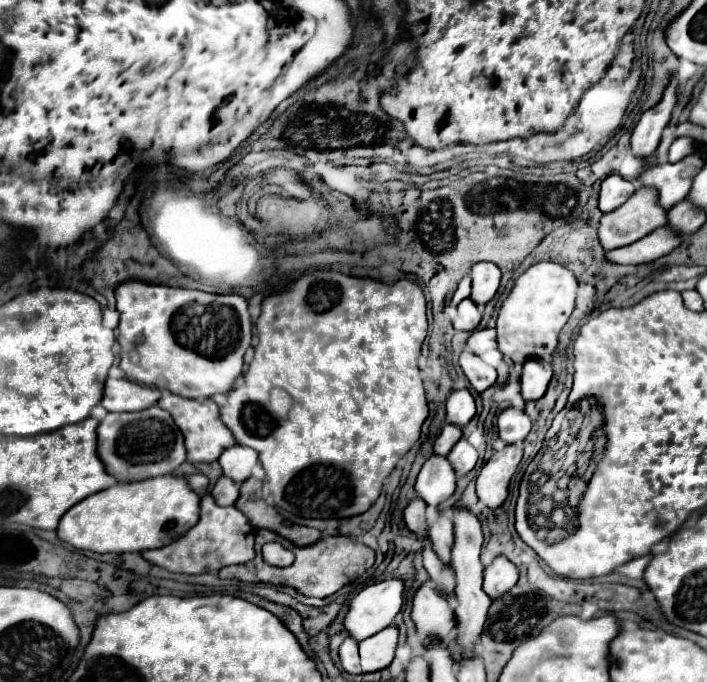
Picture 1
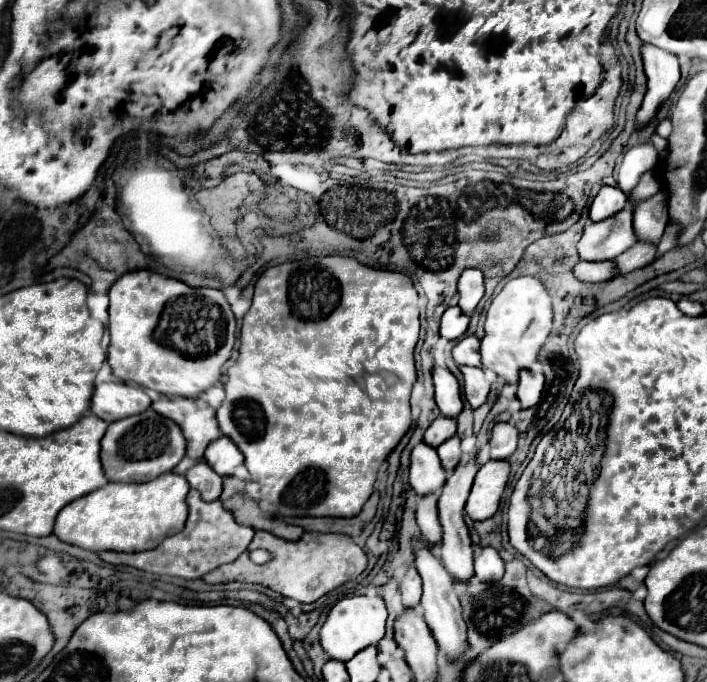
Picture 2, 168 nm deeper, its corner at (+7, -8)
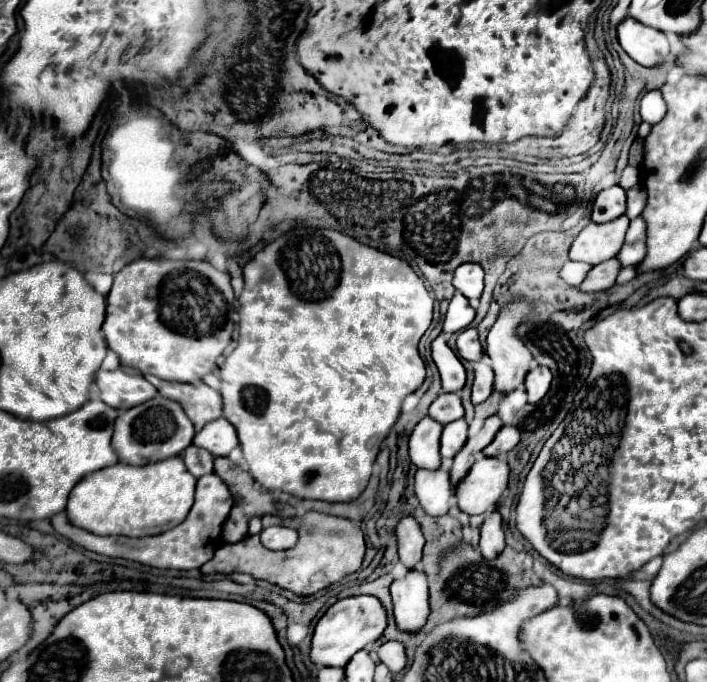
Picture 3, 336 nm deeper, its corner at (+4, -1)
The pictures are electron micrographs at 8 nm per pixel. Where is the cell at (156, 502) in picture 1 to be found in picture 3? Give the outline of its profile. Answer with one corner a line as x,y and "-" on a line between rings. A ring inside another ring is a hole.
167,457
159,465
133,467
117,463
99,473
89,473
75,485
67,503
67,517
73,525
97,535
145,537
177,527
193,507
197,479
187,471
181,457

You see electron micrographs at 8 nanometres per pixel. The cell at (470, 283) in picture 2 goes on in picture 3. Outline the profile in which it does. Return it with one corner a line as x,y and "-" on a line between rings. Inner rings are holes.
477,263
459,265
453,273
453,287
461,291
473,307
479,305
479,297
483,293
483,269

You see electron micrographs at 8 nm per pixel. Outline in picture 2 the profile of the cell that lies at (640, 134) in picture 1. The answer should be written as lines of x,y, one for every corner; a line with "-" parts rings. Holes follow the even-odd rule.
650,44
642,46
644,72
648,78
648,92
642,102
642,108
636,116
636,130
644,130
658,110
666,104
676,84
680,82
680,64
678,58

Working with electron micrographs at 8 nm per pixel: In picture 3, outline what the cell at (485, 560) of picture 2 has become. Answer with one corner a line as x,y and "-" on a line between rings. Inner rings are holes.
493,511
485,523
481,525
481,541
479,541
479,549
483,553
483,557
493,559
497,557
505,547
505,529
503,529
503,519
499,511

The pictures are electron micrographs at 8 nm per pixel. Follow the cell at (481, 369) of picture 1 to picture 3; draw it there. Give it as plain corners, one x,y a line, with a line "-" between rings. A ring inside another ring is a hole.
487,363
475,365
475,381
473,381
473,403
483,403
493,393
493,369

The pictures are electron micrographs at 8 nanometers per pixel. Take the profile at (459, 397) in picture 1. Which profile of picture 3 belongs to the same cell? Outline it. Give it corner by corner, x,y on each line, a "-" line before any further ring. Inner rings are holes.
439,335
431,343
431,355
433,361
441,373
441,385
447,393
457,393
465,385
465,367
457,359
457,355
451,351
451,347
445,343
445,337

